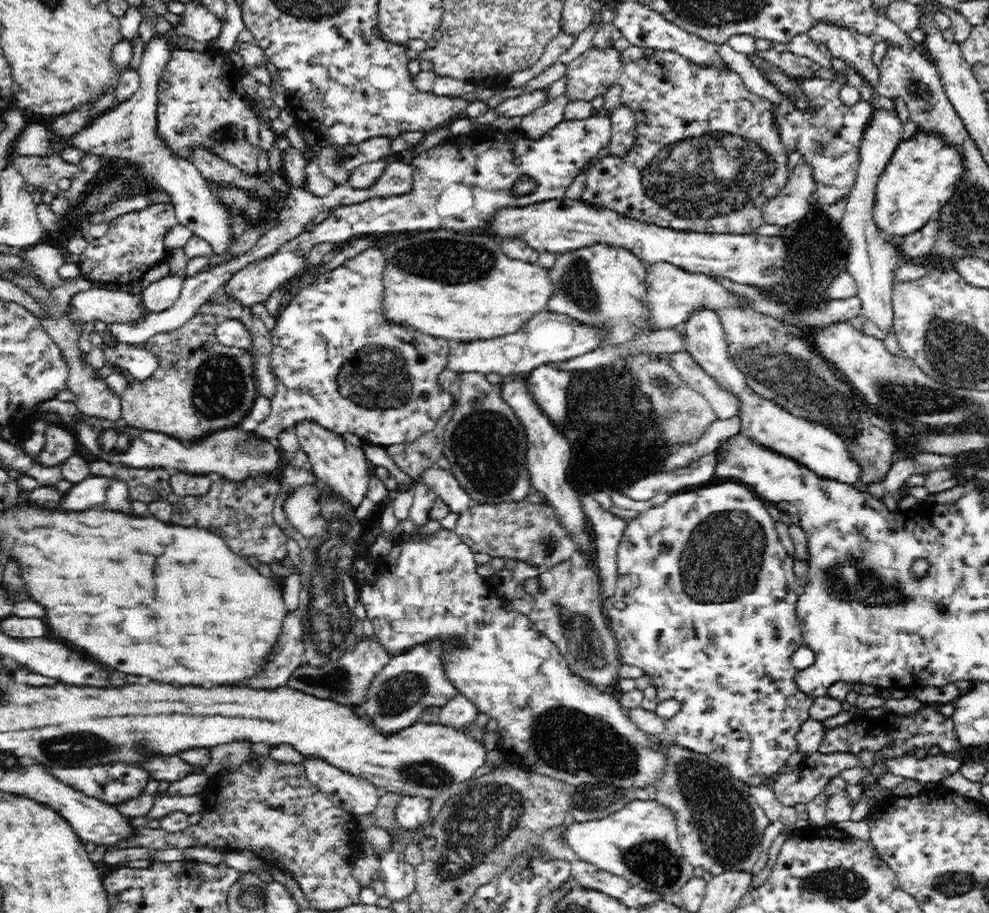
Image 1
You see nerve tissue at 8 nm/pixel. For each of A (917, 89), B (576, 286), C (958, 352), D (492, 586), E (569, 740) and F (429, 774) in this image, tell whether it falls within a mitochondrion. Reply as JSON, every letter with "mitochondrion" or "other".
{"A":"mitochondrion","B":"mitochondrion","C":"mitochondrion","D":"other","E":"mitochondrion","F":"mitochondrion"}

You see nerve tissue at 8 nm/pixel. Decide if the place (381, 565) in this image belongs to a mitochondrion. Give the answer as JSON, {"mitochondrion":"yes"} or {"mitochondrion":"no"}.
{"mitochondrion":"no"}

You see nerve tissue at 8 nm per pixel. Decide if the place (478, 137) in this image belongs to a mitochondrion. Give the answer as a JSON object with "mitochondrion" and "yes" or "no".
{"mitochondrion":"no"}

